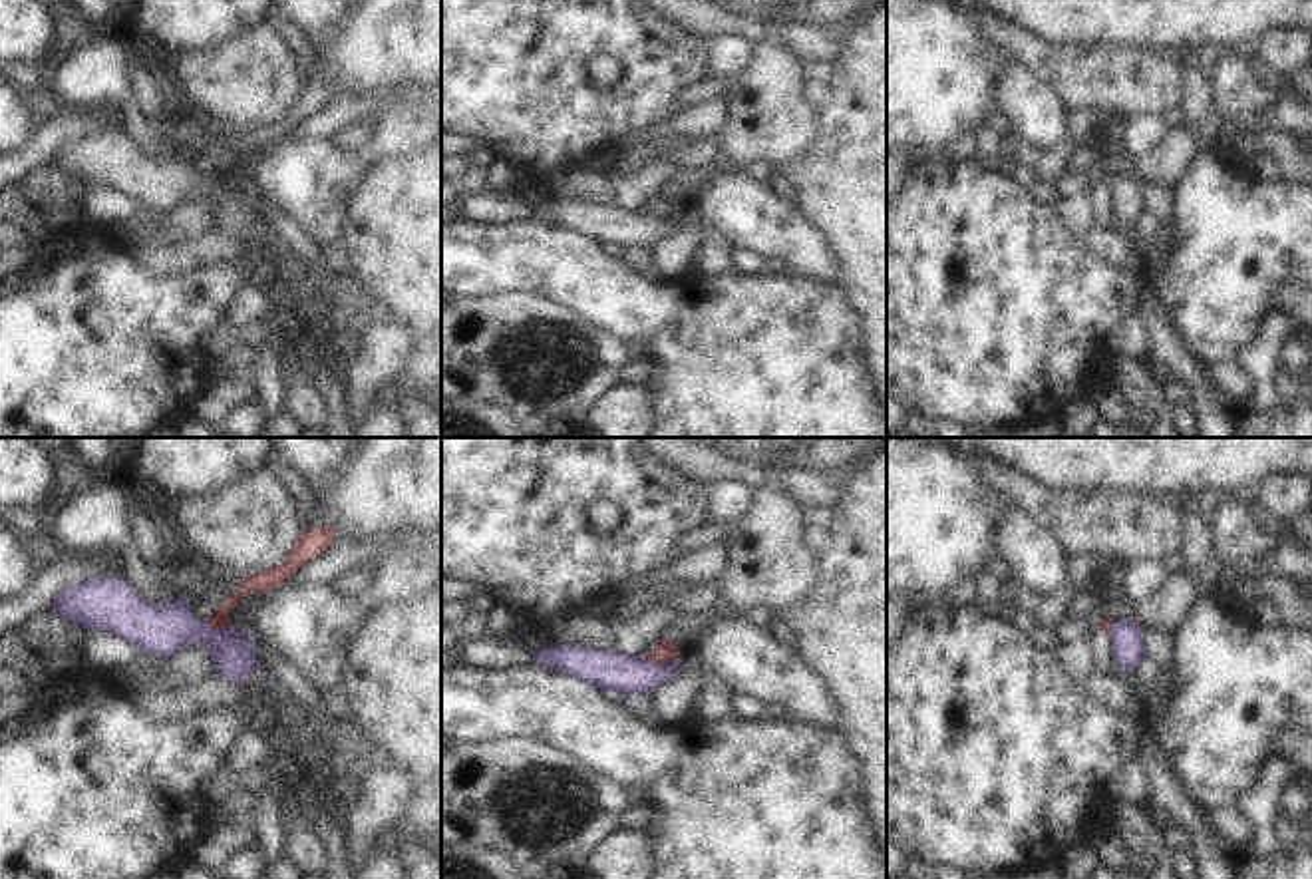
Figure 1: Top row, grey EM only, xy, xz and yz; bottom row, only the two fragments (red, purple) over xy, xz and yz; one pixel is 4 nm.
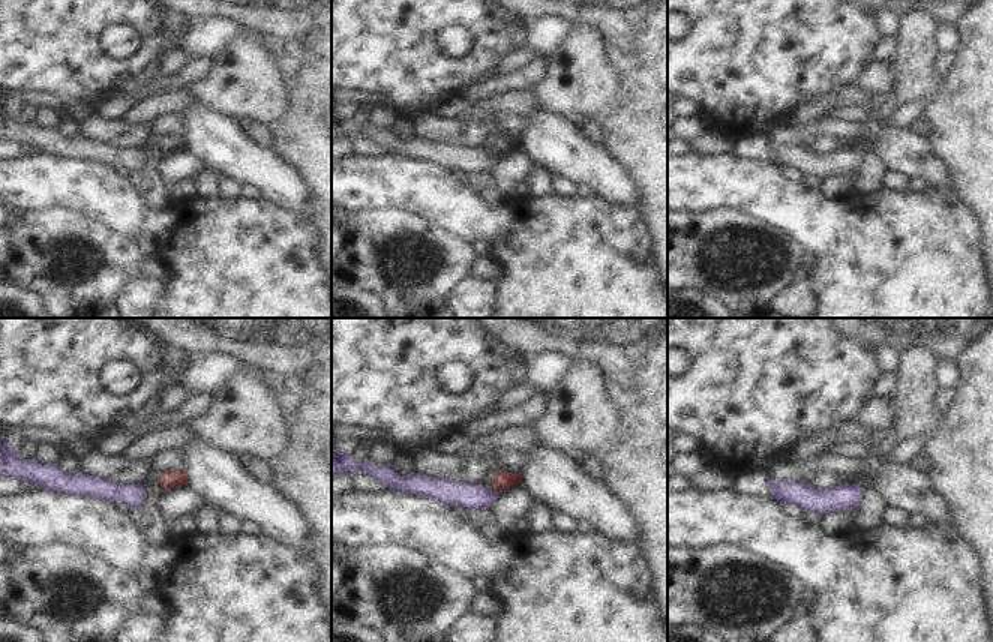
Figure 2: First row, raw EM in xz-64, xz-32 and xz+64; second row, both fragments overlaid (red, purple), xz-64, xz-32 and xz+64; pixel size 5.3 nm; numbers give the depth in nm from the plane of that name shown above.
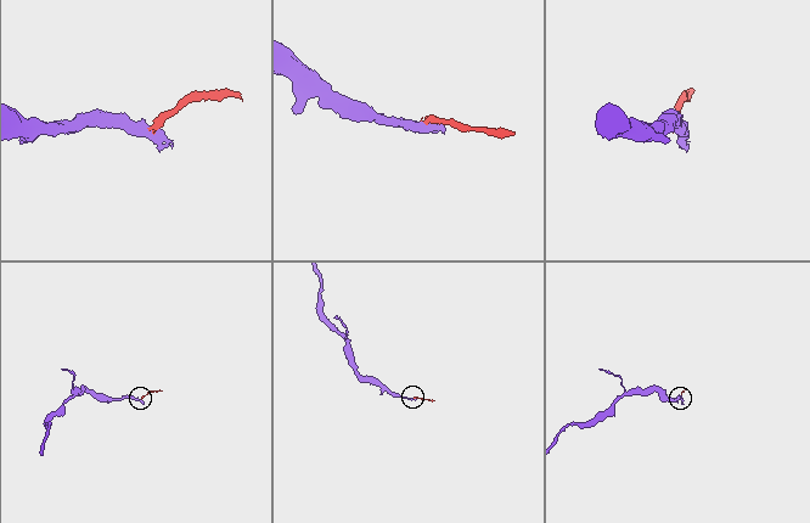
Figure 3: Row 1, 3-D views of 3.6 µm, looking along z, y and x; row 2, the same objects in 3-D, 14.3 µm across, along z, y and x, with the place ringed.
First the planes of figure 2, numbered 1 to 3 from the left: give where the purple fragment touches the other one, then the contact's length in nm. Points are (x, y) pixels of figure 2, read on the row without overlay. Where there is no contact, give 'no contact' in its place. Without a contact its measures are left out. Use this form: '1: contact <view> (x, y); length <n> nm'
1: no contact
2: contact xz-32 (498, 155); length 30 nm
3: no contact

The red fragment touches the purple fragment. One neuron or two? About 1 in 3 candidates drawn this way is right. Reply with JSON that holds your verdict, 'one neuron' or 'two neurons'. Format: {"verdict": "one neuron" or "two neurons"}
{"verdict": "two neurons"}

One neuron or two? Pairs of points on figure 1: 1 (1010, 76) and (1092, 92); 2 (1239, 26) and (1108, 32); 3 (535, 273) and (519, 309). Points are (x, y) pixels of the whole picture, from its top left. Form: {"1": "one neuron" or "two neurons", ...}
{"1": "two neurons", "2": "one neuron", "3": "two neurons"}

